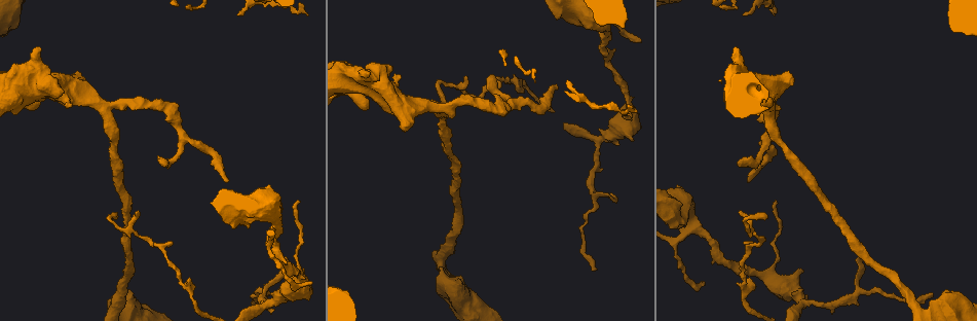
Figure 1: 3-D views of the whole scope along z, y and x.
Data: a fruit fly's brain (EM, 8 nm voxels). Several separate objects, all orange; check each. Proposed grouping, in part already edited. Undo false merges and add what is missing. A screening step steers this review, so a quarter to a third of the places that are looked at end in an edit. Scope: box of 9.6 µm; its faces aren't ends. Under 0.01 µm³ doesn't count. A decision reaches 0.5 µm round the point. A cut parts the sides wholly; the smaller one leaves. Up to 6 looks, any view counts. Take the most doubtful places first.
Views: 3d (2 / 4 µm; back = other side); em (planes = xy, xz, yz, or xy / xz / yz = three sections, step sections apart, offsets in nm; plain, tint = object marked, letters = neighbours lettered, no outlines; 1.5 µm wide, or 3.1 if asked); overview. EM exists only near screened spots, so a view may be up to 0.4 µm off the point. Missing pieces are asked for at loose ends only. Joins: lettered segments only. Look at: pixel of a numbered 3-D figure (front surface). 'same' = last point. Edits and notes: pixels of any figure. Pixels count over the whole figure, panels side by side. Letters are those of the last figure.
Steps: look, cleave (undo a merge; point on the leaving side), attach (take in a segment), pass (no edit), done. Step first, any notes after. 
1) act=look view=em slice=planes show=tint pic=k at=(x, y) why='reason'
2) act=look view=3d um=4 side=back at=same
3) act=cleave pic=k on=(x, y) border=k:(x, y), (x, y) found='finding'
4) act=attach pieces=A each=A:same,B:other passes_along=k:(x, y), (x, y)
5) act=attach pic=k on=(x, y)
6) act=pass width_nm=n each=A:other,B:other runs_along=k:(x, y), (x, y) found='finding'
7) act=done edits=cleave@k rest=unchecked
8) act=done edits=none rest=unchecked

act=look view=em slice=planes show=tint pic=1 at=(738, 212) why='tapers out'

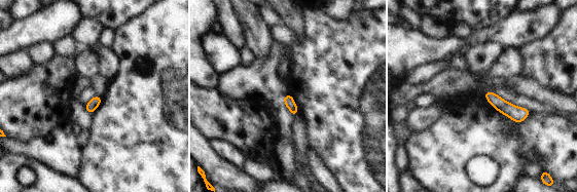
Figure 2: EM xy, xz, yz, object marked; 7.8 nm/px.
act=look view=em slice=planes show=letters at=same why='see the neighbours'

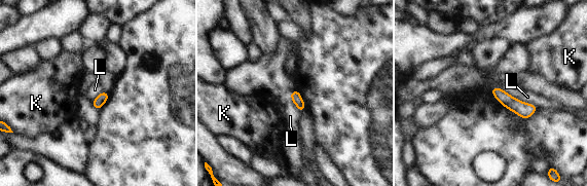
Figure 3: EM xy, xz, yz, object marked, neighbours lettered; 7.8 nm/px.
act=pass each=K:other,L:other border=3:(492, 86), (499, 86), (538, 108) found='none of them fits'

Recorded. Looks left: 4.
act=look view=3d um=2 pic=1 at=(749, 182)

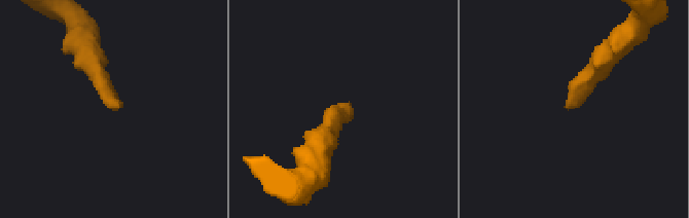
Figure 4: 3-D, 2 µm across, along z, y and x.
act=look view=em slice=yz step=4 show=letters pic=4 at=(122, 107) why='shape alone is not enough'

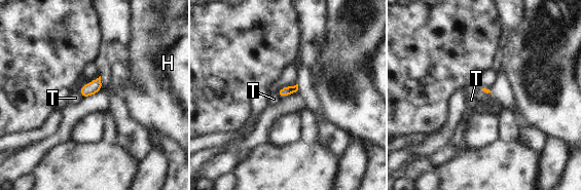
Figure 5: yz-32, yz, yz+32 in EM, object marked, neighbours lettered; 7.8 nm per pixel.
act=look view=em slice=planes show=letters at=same

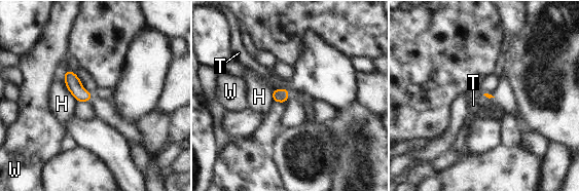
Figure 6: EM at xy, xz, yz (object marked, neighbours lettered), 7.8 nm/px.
act=pass each=H:other,T:other,W:other found='none of them fits'

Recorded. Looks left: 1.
act=done edits=none rest=unchecked

